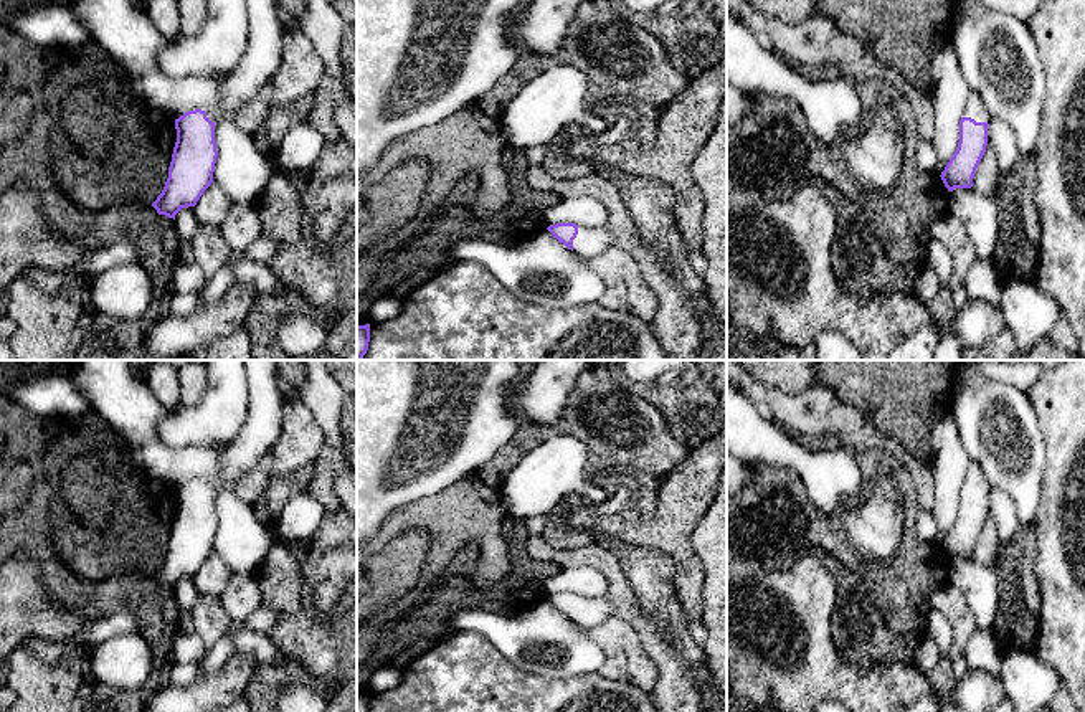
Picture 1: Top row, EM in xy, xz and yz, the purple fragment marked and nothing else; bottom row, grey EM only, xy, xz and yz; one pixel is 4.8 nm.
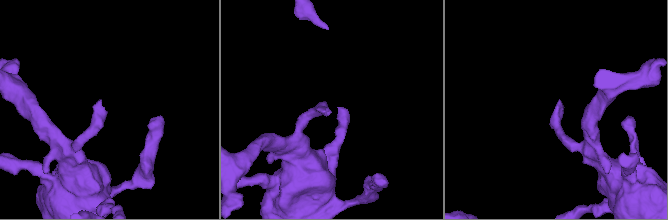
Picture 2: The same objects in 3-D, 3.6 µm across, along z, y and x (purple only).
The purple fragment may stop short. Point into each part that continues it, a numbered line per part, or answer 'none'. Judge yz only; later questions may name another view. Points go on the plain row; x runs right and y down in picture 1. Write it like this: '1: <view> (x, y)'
1: yz (975, 478)

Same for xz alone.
1: xz (590, 612)

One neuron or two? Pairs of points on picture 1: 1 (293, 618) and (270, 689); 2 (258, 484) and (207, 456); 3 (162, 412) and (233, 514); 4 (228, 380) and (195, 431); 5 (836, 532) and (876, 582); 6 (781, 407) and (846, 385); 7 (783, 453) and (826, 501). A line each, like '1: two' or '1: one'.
1: one
2: two
3: one
4: one
5: one
6: two
7: one

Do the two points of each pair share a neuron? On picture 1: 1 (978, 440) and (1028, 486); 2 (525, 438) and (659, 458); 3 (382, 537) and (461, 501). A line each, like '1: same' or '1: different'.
1: same
2: same
3: same

